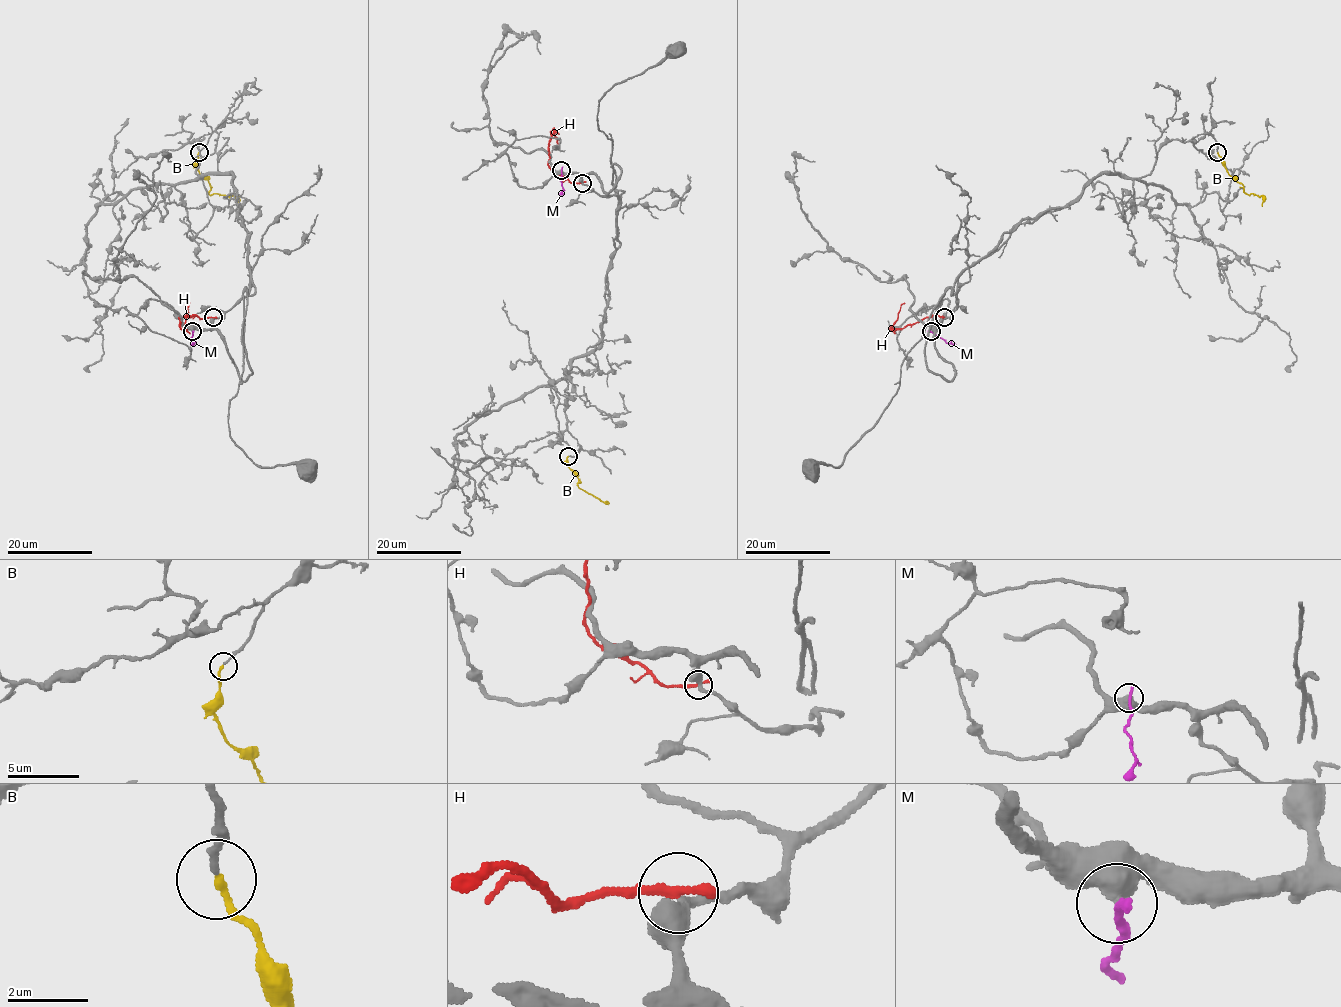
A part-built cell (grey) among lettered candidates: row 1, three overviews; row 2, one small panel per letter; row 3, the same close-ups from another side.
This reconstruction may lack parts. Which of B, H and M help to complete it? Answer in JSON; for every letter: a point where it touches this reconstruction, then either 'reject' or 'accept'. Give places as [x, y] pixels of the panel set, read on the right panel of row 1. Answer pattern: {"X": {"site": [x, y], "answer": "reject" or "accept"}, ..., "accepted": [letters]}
{"B": {"site": [1217, 152], "answer": "accept"}, "H": {"site": [944, 317], "answer": "reject"}, "M": {"site": [931, 331], "answer": "reject"}, "accepted": ["B"]}

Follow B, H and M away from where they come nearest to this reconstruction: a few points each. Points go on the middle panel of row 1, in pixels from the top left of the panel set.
B: (568, 456), (565, 464), (577, 475), (577, 485), (608, 501)
H: (581, 183), (571, 183), (550, 167), (548, 142), (554, 131), (558, 144)
M: (561, 170), (562, 191), (559, 194)

